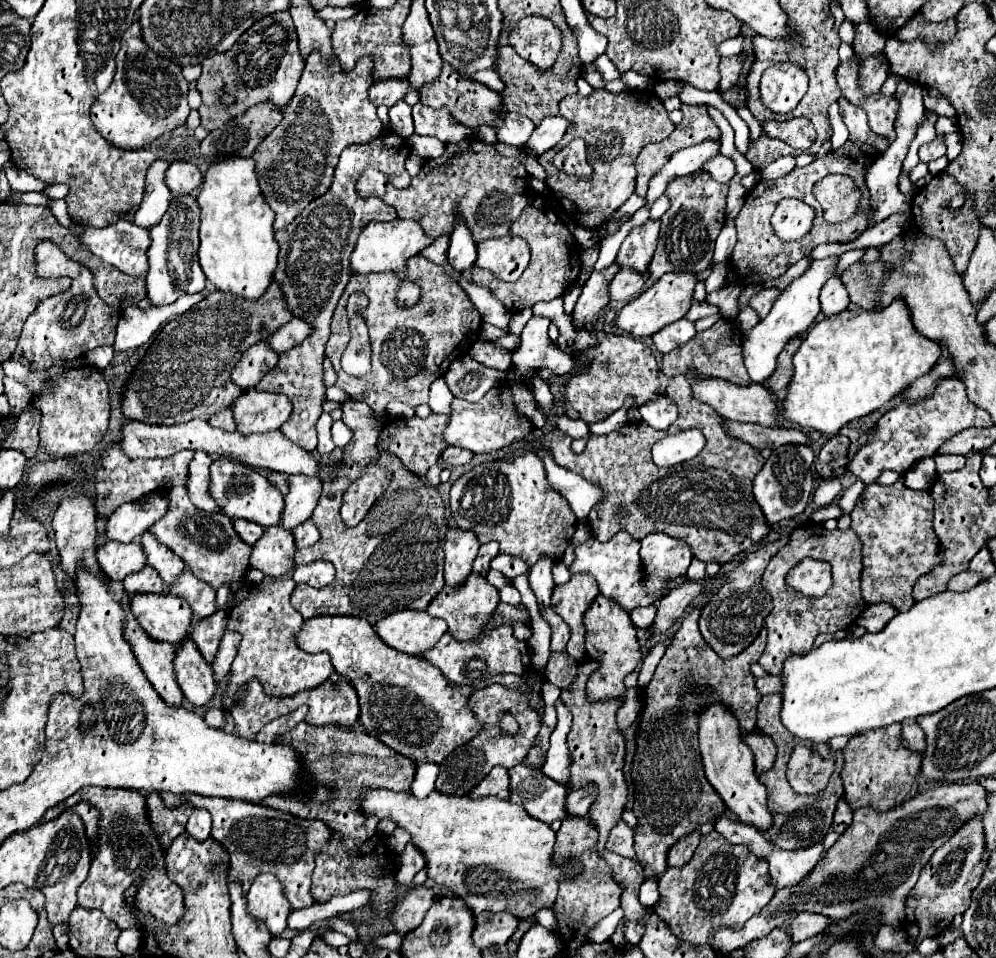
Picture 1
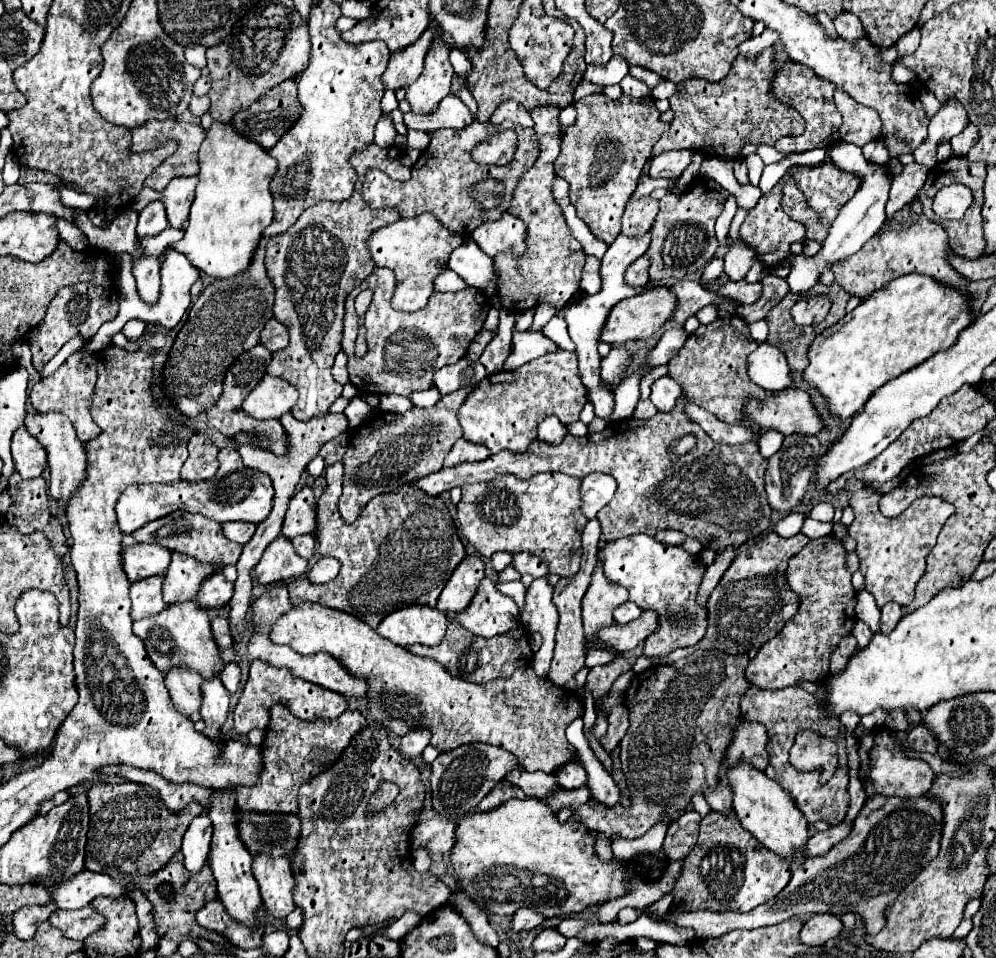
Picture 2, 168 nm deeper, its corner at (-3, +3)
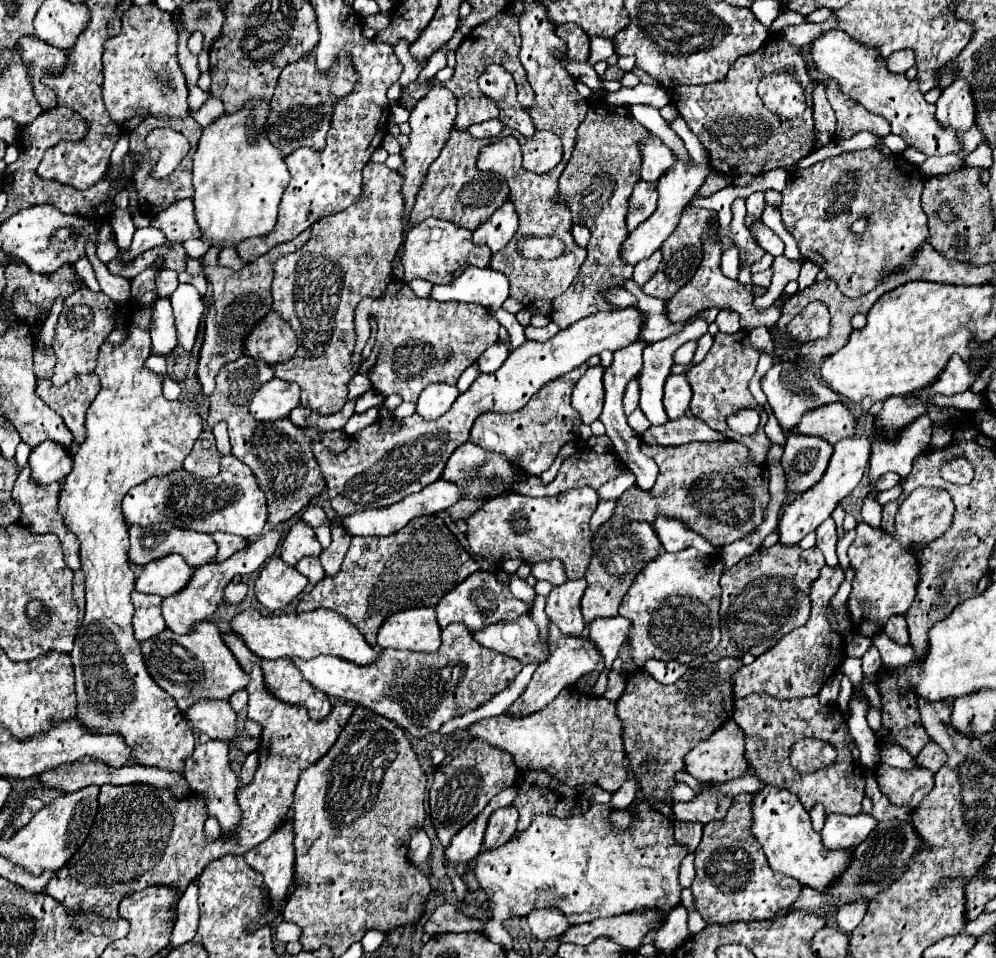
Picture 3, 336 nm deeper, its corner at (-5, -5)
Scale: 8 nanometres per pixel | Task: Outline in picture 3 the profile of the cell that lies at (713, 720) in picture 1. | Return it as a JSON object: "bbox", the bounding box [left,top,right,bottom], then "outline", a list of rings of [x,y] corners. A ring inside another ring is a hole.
{"bbox":[751,785,851,889],"outline":[[[765,785],[763,789],[751,795],[751,813],[753,813],[751,833],[757,839],[757,843],[763,847],[765,857],[773,871],[785,873],[797,879],[801,885],[809,885],[813,889],[825,889],[825,885],[829,885],[829,881],[833,881],[833,877],[841,873],[845,863],[849,863],[851,849],[827,851],[821,845],[821,835],[813,831],[809,813],[795,797],[795,793]]]}

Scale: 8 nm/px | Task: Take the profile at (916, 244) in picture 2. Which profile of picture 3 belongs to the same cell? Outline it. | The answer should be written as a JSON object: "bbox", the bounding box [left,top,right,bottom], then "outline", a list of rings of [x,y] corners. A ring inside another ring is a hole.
{"bbox":[779,149,929,299],"outline":[[[863,149],[841,153],[807,169],[793,171],[787,177],[787,187],[781,193],[783,199],[779,211],[785,229],[797,239],[801,255],[805,259],[817,261],[819,267],[825,269],[827,275],[837,283],[841,293],[853,299],[879,287],[887,275],[905,271],[905,267],[913,265],[917,251],[929,241],[927,215],[921,205],[921,191],[923,177],[919,173],[919,167],[901,159],[899,155],[891,155],[887,159],[877,149]],[[861,215],[869,217],[869,233],[865,233],[865,237],[853,237],[849,225]]]}

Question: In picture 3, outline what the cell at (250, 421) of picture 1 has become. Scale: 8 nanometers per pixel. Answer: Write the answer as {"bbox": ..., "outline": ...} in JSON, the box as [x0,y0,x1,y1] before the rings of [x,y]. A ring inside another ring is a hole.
{"bbox":[249,377,299,421],"outline":[[[273,377],[251,399],[249,411],[257,421],[277,421],[299,405],[299,385]]]}

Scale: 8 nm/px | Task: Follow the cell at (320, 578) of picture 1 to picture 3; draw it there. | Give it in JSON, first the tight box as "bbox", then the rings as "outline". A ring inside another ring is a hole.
{"bbox":[313,307,645,577],"outline":[[[635,307],[601,311],[597,315],[585,317],[561,329],[553,339],[545,343],[525,341],[519,349],[511,351],[507,361],[495,373],[481,373],[471,383],[471,387],[457,397],[451,409],[439,419],[425,421],[417,413],[401,419],[383,417],[377,423],[355,433],[351,437],[349,449],[341,455],[331,455],[321,443],[315,443],[313,453],[327,481],[329,501],[335,511],[333,529],[337,531],[333,535],[333,543],[319,555],[325,575],[335,577],[339,573],[351,543],[351,537],[345,537],[347,533],[341,527],[343,517],[365,509],[389,507],[401,501],[403,497],[421,491],[425,485],[441,479],[447,457],[453,453],[453,449],[457,449],[457,445],[469,441],[471,425],[481,413],[485,411],[511,413],[521,409],[531,399],[531,395],[537,393],[545,383],[583,365],[589,357],[599,355],[603,351],[617,351],[639,341],[643,321],[645,321],[643,311]]]}

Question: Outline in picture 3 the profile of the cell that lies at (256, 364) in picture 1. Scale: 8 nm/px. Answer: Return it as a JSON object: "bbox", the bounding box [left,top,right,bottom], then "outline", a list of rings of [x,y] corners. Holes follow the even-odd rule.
{"bbox":[209,355,349,525],"outline":[[[249,355],[225,365],[215,379],[217,387],[211,395],[209,419],[223,419],[229,425],[233,455],[241,459],[245,465],[249,465],[251,471],[255,473],[259,487],[267,495],[269,523],[277,525],[293,517],[295,513],[299,513],[325,487],[321,467],[317,465],[317,459],[311,451],[313,443],[321,441],[331,453],[337,455],[349,447],[349,437],[345,433],[329,435],[329,433],[321,433],[315,429],[297,429],[291,421],[281,421],[275,425],[275,429],[271,429],[271,425],[263,425],[255,421],[253,417],[249,417],[247,407],[255,393],[255,383],[265,383],[269,379],[273,379],[273,367]]]}

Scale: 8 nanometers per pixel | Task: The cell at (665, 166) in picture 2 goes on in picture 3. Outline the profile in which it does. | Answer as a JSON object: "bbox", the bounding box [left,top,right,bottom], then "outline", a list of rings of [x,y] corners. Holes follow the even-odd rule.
{"bbox":[641,135,675,183],"outline":[[[649,135],[649,141],[641,143],[641,153],[645,157],[641,165],[641,179],[647,183],[657,183],[675,165],[671,149],[655,135]]]}

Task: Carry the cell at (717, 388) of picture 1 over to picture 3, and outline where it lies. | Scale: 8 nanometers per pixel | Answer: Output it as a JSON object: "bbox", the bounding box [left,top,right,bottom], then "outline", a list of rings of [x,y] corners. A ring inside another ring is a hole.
{"bbox":[793,401,855,445],"outline":[[[835,401],[807,411],[793,427],[793,433],[821,437],[835,445],[841,437],[849,437],[855,433],[855,419],[851,417],[845,405]]]}

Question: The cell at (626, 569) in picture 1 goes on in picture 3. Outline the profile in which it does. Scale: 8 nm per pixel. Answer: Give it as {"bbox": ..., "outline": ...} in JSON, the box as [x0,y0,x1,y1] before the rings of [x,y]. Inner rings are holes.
{"bbox":[619,549,723,665],"outline":[[[695,549],[679,553],[661,551],[633,579],[627,599],[623,599],[619,615],[631,619],[629,645],[633,663],[641,665],[649,659],[689,663],[715,649],[719,633],[719,577],[723,565],[717,555],[701,555]]]}

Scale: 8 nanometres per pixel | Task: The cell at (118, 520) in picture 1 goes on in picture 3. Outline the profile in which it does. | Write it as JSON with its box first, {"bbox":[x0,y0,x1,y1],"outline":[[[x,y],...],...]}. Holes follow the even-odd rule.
{"bbox":[123,455,267,539],"outline":[[[233,455],[221,457],[221,471],[217,477],[201,479],[177,469],[167,477],[153,477],[133,487],[123,499],[123,517],[131,525],[171,523],[177,527],[203,531],[203,533],[233,533],[245,539],[261,535],[267,525],[267,499],[259,489],[253,471]]]}

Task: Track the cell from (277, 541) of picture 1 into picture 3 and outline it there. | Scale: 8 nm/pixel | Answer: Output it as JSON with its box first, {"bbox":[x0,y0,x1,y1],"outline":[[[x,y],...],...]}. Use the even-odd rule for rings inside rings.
{"bbox":[255,557,307,611],"outline":[[[271,557],[255,581],[255,595],[263,607],[275,611],[291,603],[307,583],[307,577],[297,573],[295,567],[289,567],[281,557]]]}

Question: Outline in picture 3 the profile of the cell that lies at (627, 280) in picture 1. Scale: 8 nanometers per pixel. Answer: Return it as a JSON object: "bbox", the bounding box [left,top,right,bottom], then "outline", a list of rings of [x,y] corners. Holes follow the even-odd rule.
{"bbox":[633,251,661,287],"outline":[[[657,251],[657,253],[653,253],[649,259],[637,263],[637,265],[635,265],[635,271],[633,271],[633,281],[635,281],[639,287],[643,287],[643,285],[653,277],[653,273],[657,271],[657,265],[659,265],[659,263],[661,263],[661,251]]]}

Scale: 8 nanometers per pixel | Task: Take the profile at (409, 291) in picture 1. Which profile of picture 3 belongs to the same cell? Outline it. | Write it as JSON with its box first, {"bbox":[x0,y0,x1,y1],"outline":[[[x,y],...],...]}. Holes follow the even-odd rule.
{"bbox":[397,219,491,285],"outline":[[[425,219],[423,223],[413,225],[407,231],[401,253],[397,255],[397,261],[403,267],[403,281],[405,283],[409,283],[413,279],[427,279],[427,281],[439,283],[439,285],[449,285],[469,265],[487,267],[489,259],[491,259],[489,249],[473,245],[471,231],[461,229],[461,227],[457,227],[449,221],[441,221],[441,219]]]}

